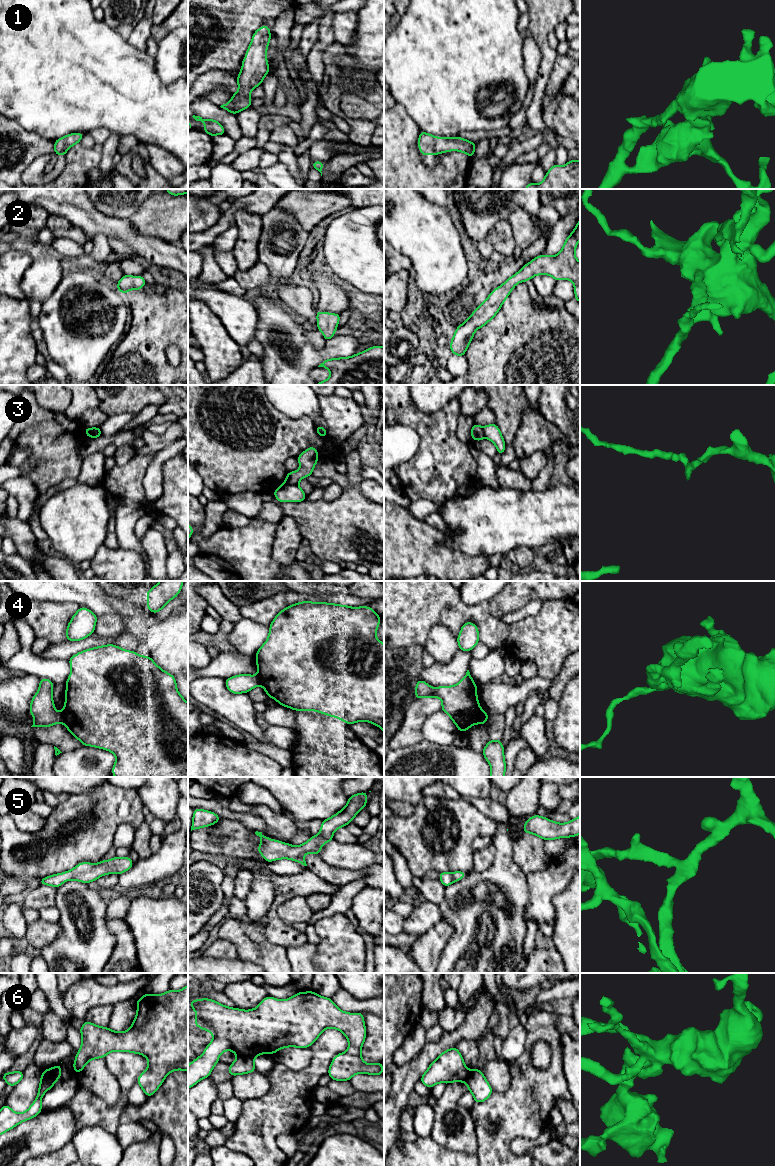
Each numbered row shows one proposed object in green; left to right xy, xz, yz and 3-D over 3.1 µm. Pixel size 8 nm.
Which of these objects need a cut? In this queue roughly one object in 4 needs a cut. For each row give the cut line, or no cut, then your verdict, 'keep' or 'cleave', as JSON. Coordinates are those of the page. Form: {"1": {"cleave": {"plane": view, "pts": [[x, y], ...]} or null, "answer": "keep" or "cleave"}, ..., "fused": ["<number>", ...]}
{"1": {"cleave": null, "answer": "keep"}, "2": {"cleave": null, "answer": "keep"}, "3": {"cleave": {"plane": "xz", "pts": [[284, 482], [297, 484]]}, "answer": "cleave"}, "4": {"cleave": {"plane": "xy", "pts": [[61, 713], [63, 722]]}, "answer": "cleave"}, "5": {"cleave": null, "answer": "keep"}, "6": {"cleave": {"plane": "xz", "pts": [[237, 1055], [254, 1058]]}, "answer": "cleave"}, "fused": ["3", "4", "6"]}

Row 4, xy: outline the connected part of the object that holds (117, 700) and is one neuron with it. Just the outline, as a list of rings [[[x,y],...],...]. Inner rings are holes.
[[[114,644],[83,650],[69,660],[71,673],[66,681],[65,704],[62,709],[63,724],[84,746],[92,746],[112,752],[116,761],[112,767],[114,777],[188,777],[188,703],[177,690],[176,679],[161,669],[150,656],[141,656],[134,651]]]

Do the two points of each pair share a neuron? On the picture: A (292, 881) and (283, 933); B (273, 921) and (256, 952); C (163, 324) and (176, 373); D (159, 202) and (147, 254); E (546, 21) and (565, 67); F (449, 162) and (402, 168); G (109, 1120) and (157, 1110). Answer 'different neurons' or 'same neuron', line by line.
A: same neuron
B: different neurons
C: same neuron
D: different neurons
E: different neurons
F: same neuron
G: different neurons

